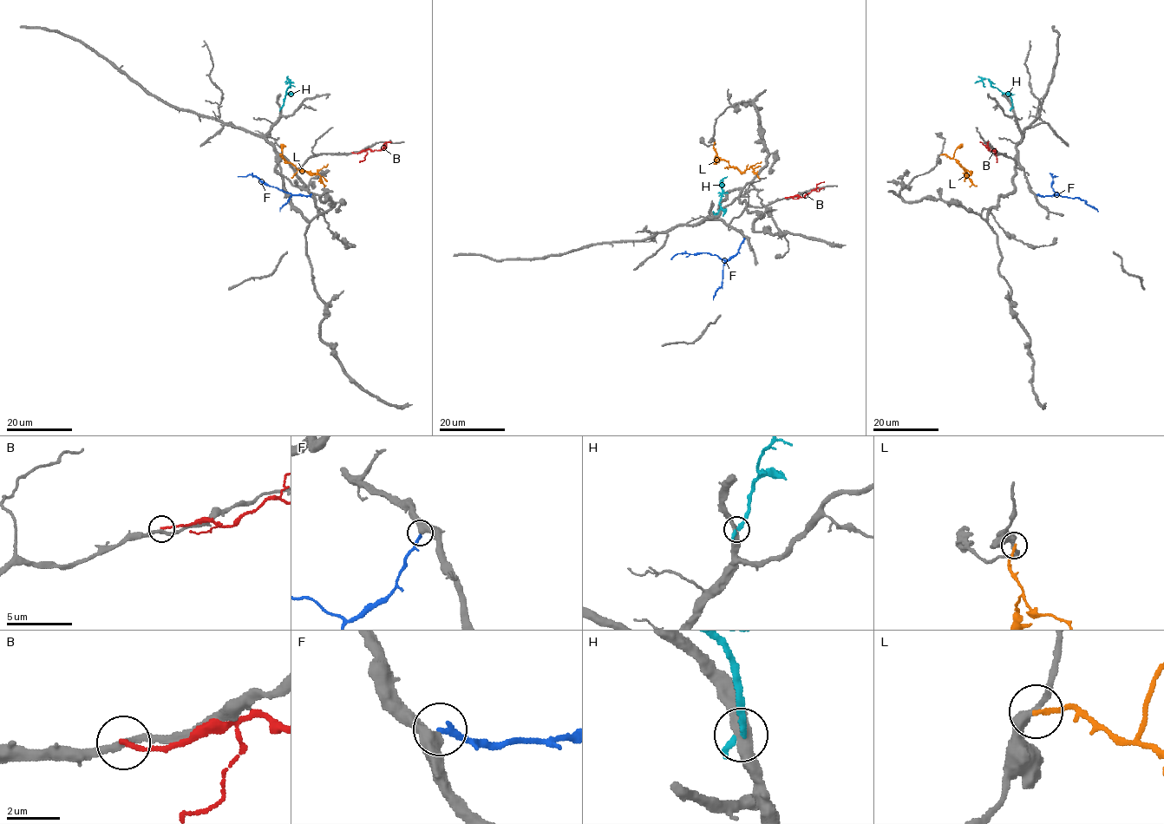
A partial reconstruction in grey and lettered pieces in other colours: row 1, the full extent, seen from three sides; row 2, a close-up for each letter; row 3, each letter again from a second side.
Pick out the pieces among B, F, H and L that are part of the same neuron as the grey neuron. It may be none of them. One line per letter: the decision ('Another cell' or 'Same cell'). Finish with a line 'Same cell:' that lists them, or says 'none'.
B: Another cell
F: Same cell
H: Another cell
L: Another cell
Same cell: F

